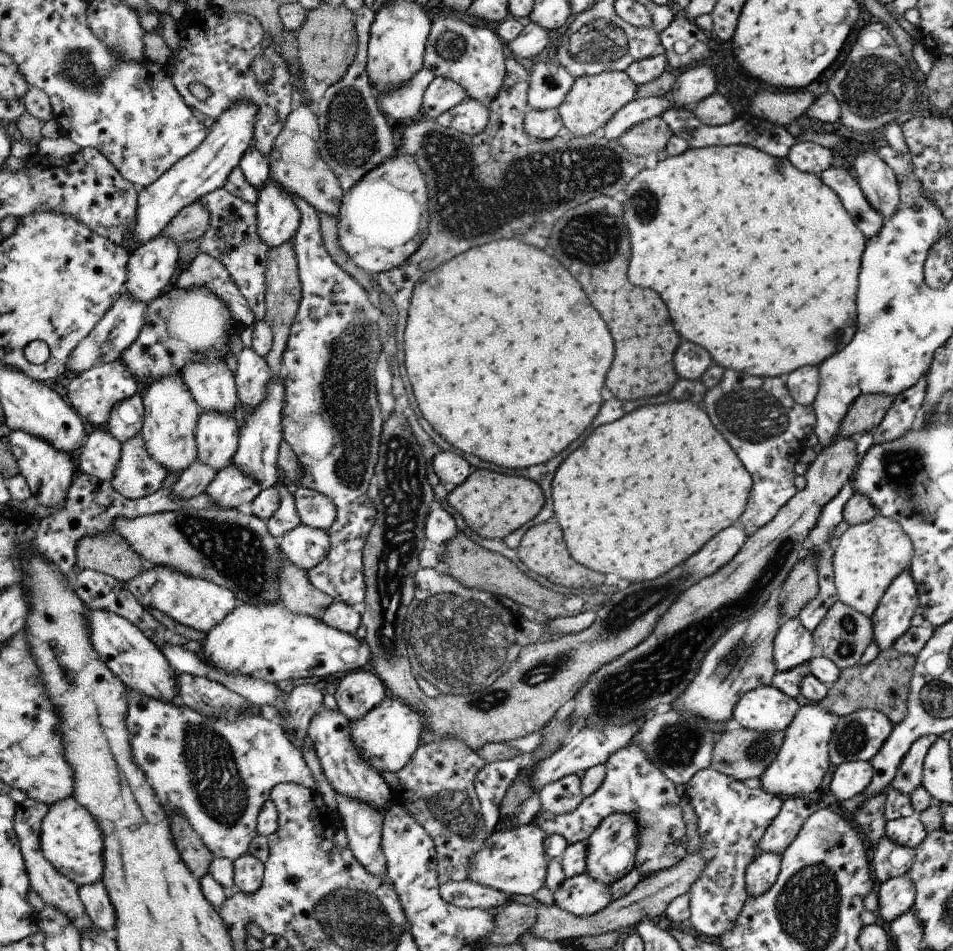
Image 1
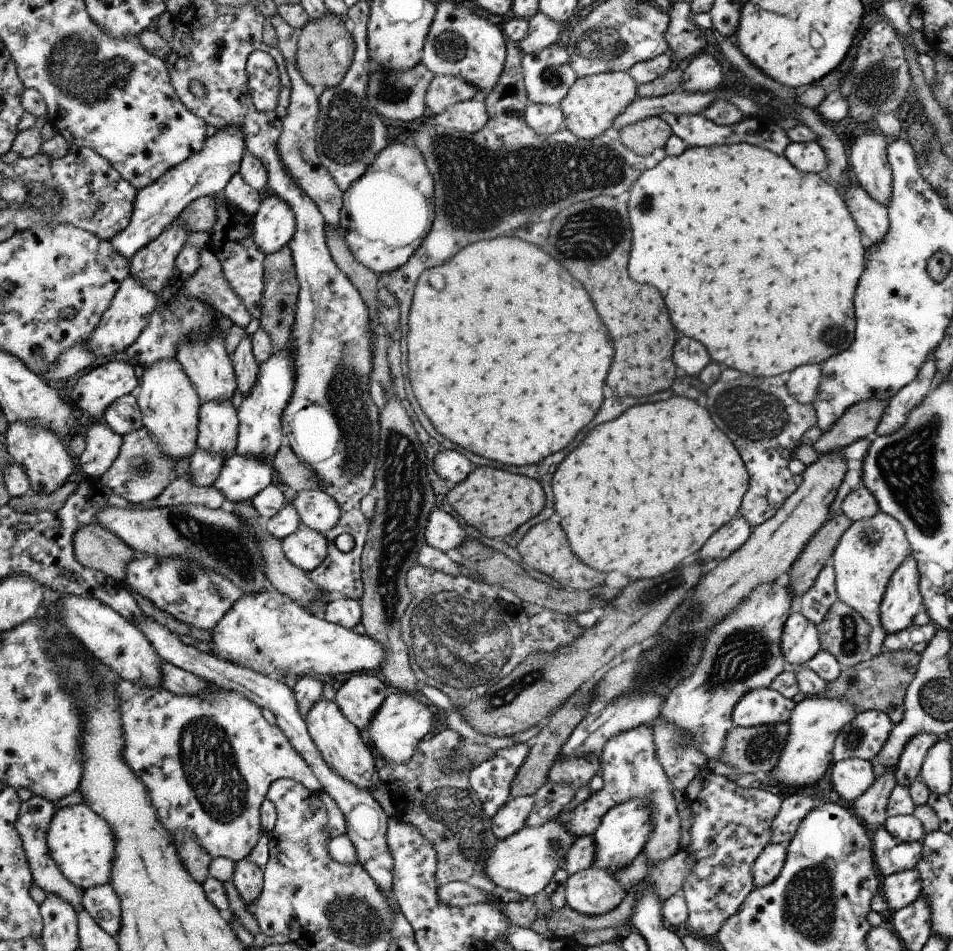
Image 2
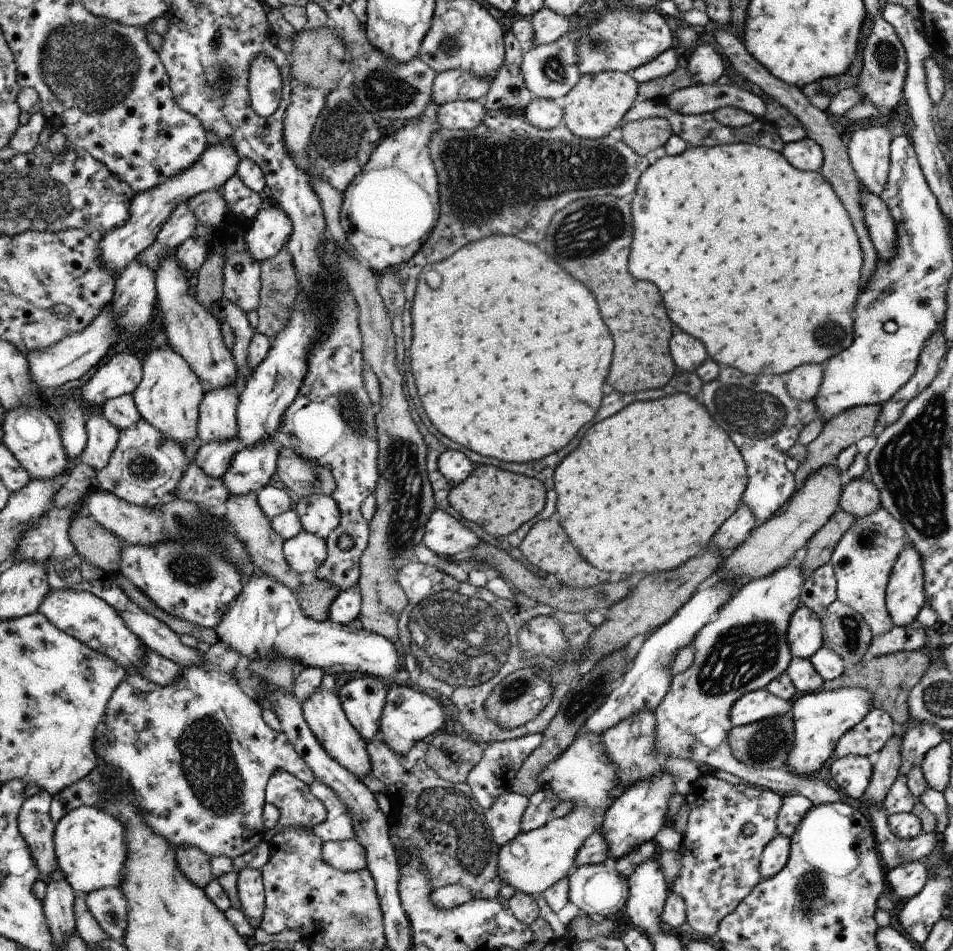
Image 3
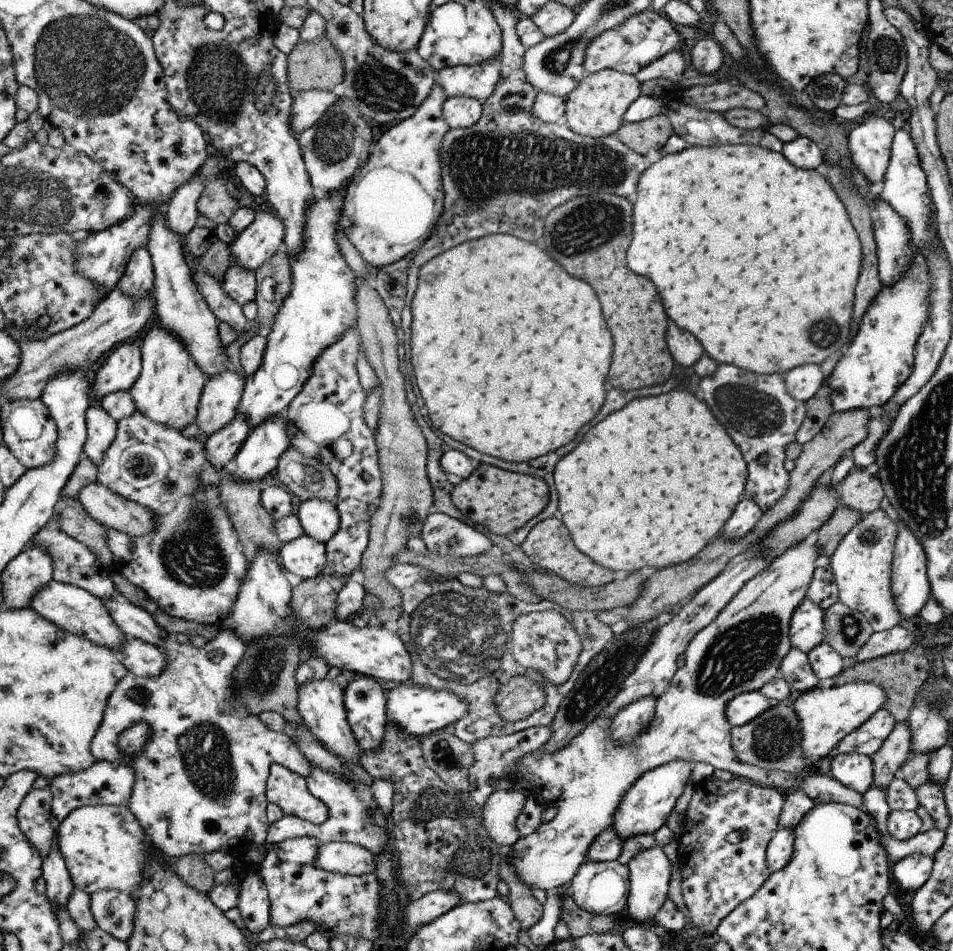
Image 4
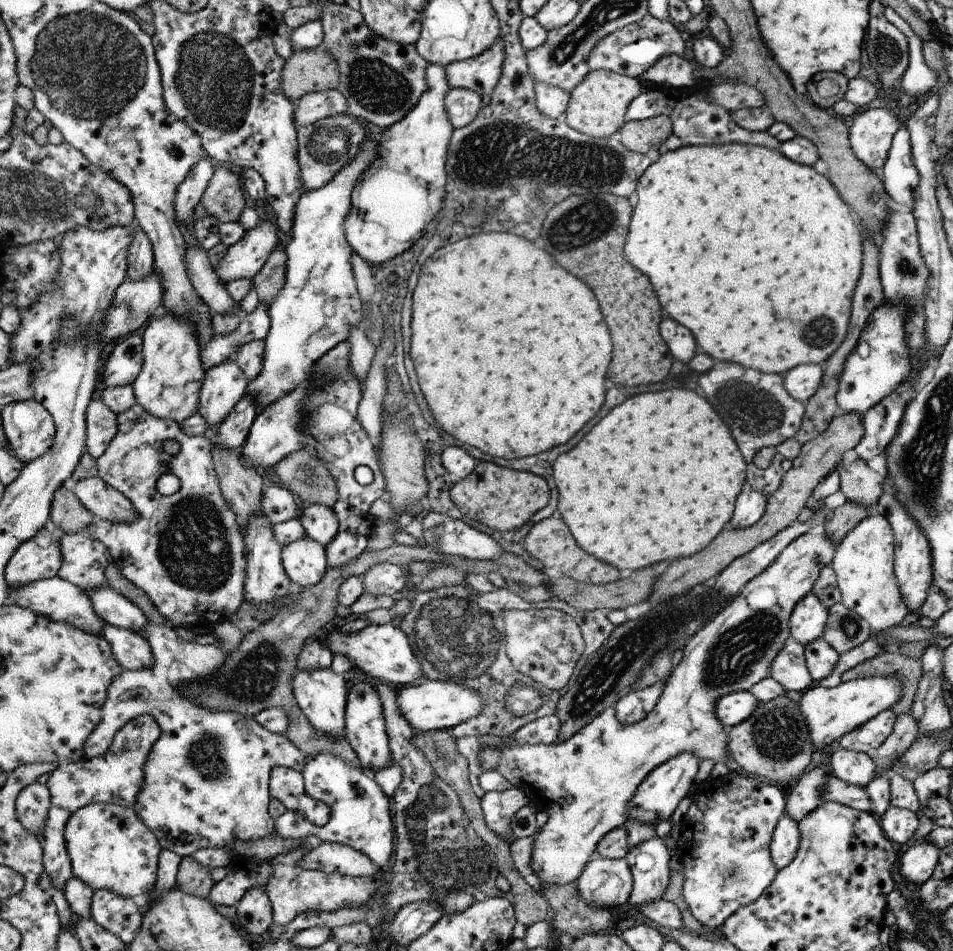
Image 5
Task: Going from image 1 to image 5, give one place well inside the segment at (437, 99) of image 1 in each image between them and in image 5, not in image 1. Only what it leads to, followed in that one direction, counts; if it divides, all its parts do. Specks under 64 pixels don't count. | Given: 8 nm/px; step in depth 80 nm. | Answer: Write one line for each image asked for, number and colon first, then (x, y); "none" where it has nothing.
2: (444, 90)
3: (454, 85)
4: (475, 81)
5: (481, 74)

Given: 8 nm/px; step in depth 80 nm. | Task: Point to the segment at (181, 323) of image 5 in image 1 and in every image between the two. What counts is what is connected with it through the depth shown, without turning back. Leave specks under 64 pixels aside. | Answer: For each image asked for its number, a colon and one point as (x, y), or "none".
1: (171, 415)
2: (170, 406)
3: (169, 397)
4: (169, 390)

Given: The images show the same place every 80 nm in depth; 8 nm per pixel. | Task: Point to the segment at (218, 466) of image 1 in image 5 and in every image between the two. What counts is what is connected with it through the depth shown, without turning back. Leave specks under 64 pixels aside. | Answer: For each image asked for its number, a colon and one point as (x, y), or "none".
2: (219, 430)
3: (218, 413)
4: (219, 405)
5: (225, 385)

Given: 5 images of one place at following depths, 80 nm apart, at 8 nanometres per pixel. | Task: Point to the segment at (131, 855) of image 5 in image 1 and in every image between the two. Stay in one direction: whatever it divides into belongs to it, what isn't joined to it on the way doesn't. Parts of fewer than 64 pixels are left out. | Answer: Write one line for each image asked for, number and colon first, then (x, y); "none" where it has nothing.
1: (74, 844)
2: (80, 842)
3: (90, 845)
4: (104, 847)

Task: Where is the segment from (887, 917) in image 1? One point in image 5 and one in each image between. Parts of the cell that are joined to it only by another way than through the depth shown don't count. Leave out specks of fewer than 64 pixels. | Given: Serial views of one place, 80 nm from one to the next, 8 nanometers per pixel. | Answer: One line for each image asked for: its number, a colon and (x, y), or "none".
2: (900, 889)
3: (907, 880)
4: (912, 872)
5: (918, 862)

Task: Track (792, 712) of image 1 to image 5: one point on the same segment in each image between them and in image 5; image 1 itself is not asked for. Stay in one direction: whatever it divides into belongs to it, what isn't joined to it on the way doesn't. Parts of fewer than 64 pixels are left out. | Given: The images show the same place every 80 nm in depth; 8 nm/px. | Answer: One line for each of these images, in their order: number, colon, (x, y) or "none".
2: (763, 706)
3: (760, 704)
4: (745, 707)
5: (732, 709)

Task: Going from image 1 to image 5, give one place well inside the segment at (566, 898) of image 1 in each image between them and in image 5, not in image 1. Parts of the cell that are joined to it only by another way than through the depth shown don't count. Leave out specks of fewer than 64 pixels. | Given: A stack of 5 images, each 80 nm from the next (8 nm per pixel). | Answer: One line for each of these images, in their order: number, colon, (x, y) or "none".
2: (592, 892)
3: (600, 891)
4: (602, 888)
5: (604, 883)

